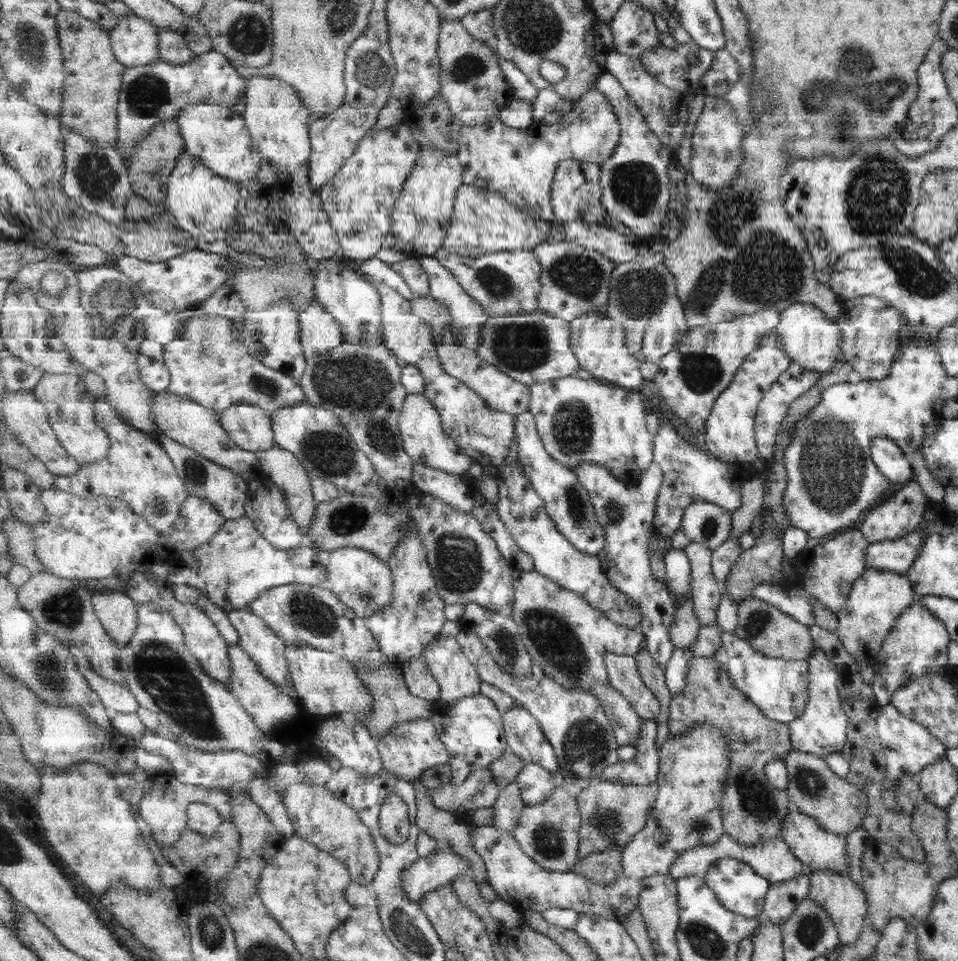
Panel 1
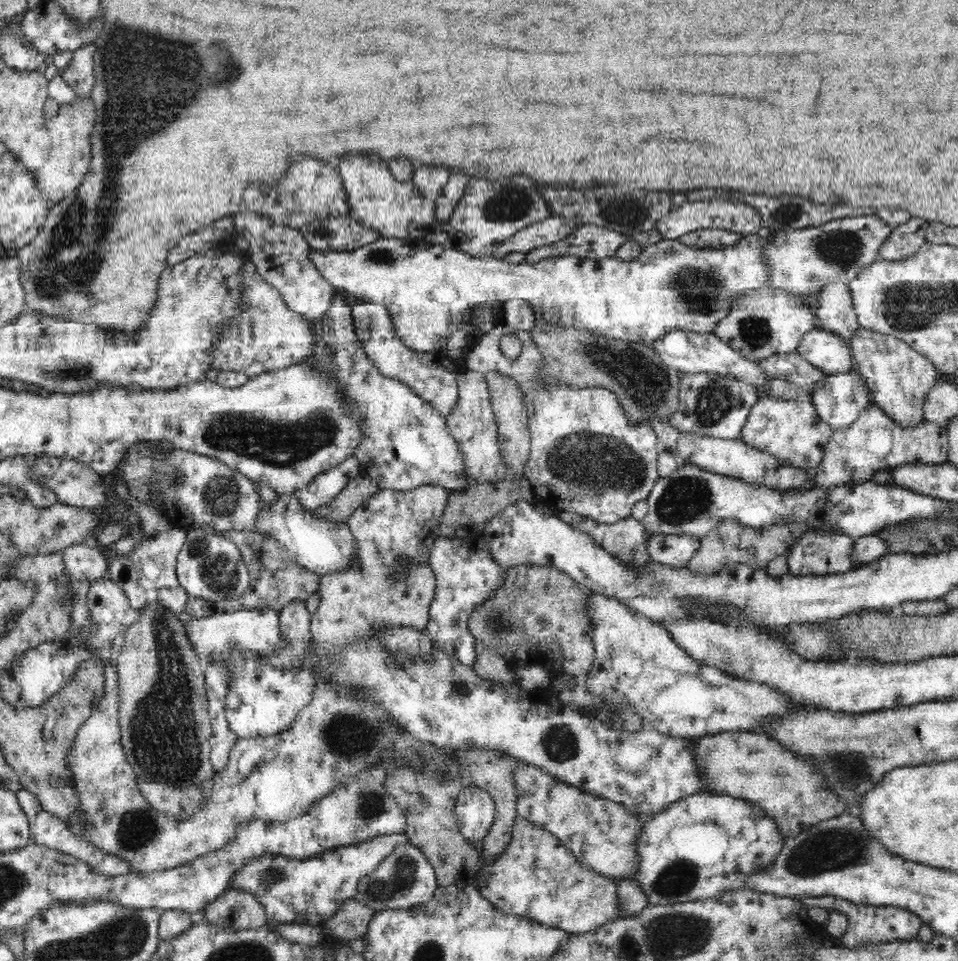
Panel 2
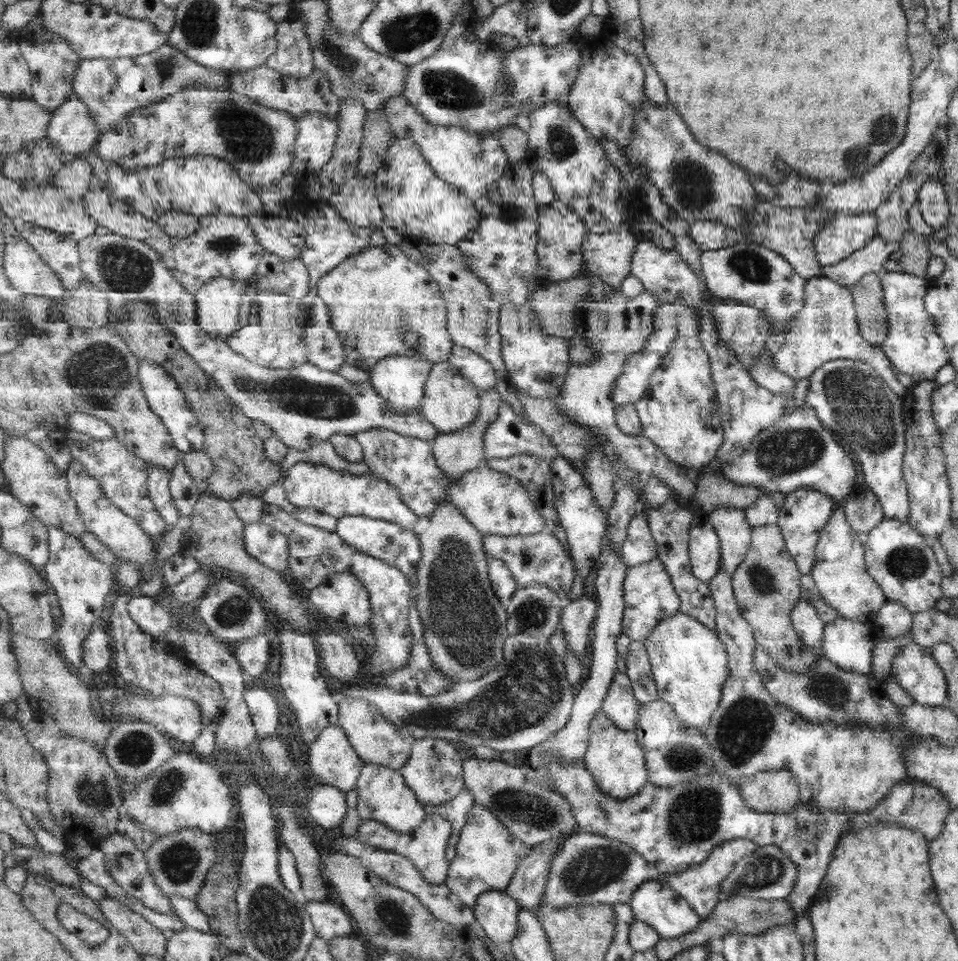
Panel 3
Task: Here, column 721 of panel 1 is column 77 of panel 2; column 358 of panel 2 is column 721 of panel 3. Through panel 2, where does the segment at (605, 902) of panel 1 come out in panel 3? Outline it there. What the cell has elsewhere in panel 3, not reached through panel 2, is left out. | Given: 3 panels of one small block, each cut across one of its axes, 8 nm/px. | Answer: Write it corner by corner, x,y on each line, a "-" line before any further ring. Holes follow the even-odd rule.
717,507
710,510
703,518
709,523
720,542
720,570
707,583
711,588
712,598
715,600
716,634
721,634
721,642
725,642
724,649
729,650
729,682
725,682
725,698
721,699
721,706
717,705
711,721
702,729
712,750
713,770
727,778
727,782
734,787
739,786
748,778
755,777
767,771
786,770
797,780
799,802
805,808
823,812
832,810
838,813
866,813
880,801
881,798
897,785
897,782
907,779
904,765
903,737
891,736
887,730
877,728
869,730
867,726
835,726
835,724
812,724
799,718
798,714
780,707
761,682
759,672
752,662
753,649
757,646
752,627
741,616
737,608
730,576
735,567
745,556
749,546
751,524
743,511
731,507

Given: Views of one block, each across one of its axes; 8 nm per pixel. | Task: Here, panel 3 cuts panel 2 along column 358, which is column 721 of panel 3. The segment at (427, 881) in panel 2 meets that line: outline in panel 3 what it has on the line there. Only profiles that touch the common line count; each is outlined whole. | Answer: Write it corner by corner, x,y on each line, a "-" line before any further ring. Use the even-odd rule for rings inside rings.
773,844
757,845
756,852
737,861
732,872
721,882
719,900
725,900
732,896
763,900
783,899
790,893
795,877
796,866
794,866
794,862
789,860
787,855
783,855
777,846
773,846

